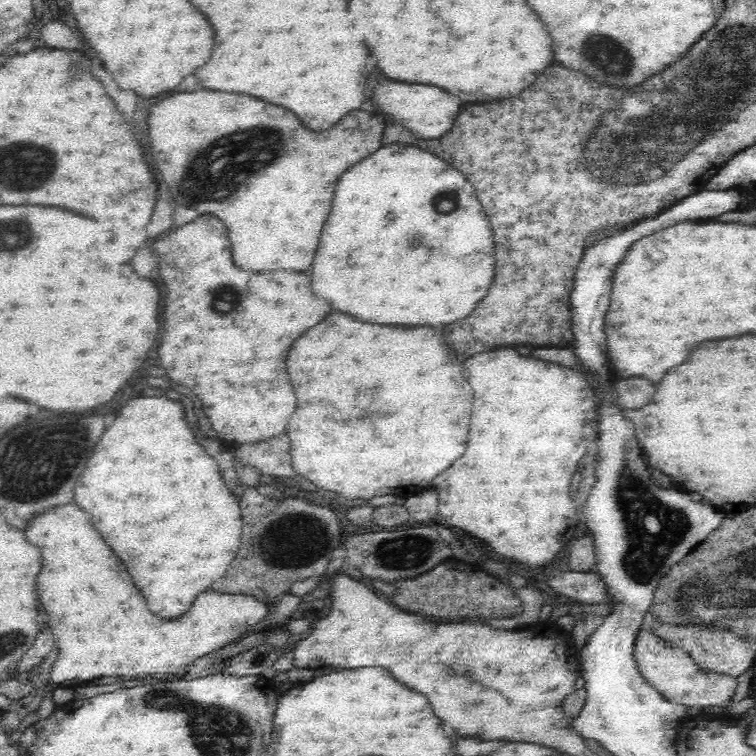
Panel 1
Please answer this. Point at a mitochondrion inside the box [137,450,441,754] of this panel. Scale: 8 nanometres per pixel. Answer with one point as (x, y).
(277, 539)

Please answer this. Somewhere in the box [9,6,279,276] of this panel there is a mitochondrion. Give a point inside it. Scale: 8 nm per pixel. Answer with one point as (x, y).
(71, 77)

